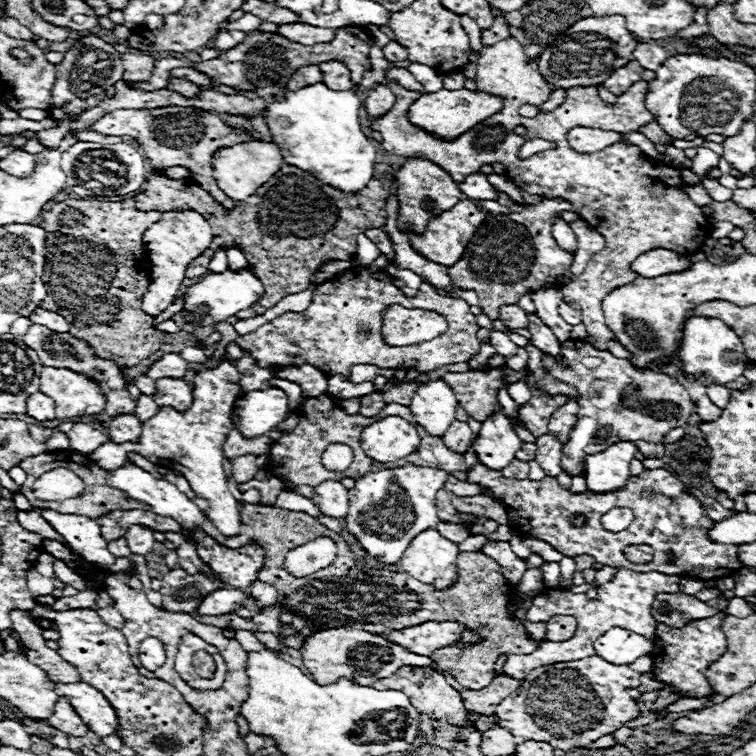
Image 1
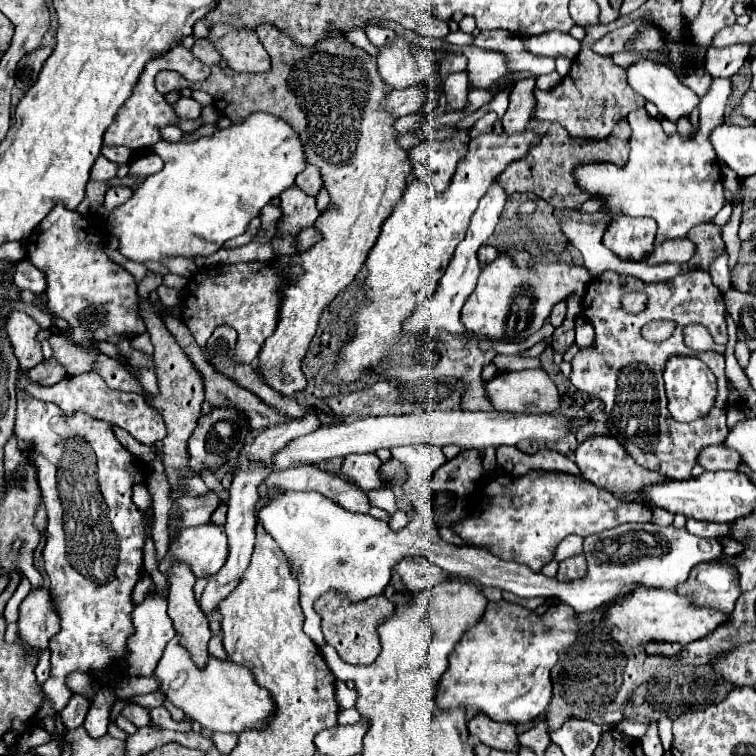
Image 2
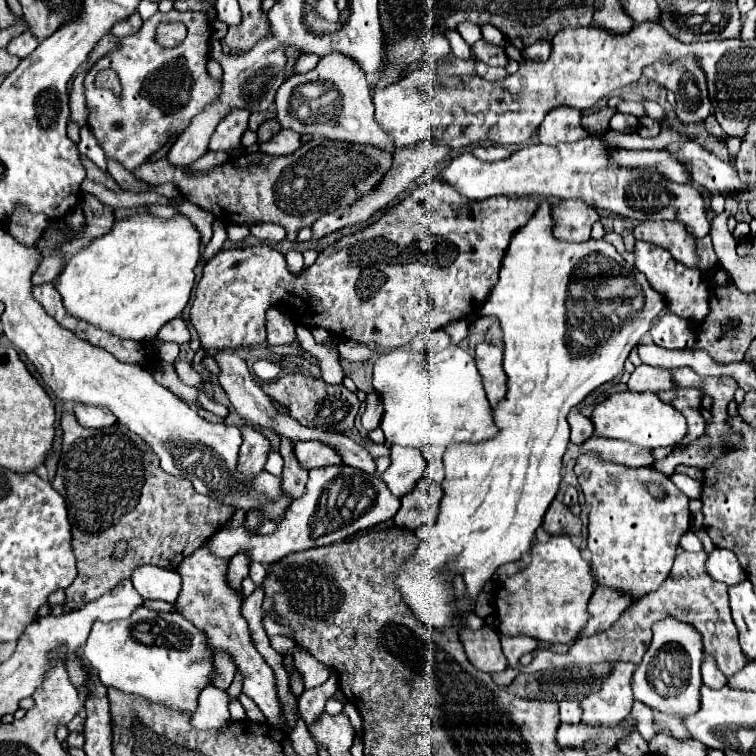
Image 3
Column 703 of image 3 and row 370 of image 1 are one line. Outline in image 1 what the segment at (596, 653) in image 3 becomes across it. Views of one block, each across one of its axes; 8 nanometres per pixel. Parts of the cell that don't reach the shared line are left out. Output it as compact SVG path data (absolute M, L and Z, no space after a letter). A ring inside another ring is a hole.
M574 342L562 344L564 360L568 360L568 364L560 366L554 362L552 366L552 376L574 386L580 394L578 424L570 432L570 440L562 450L564 472L576 476L584 470L588 454L604 452L608 446L620 440L646 440L662 444L662 438L670 430L688 424L688 418L694 412L694 402L690 400L688 390L676 380L660 372L636 370L632 368L630 360L616 358L608 350L598 350L588 342L584 342L582 348L574 348L572 344Z

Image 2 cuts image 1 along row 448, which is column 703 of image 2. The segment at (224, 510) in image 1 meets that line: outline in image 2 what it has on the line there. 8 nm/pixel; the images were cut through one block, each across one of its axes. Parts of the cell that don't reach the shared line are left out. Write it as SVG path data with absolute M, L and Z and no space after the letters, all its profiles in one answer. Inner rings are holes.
M716 78L710 90L700 99L698 132L692 140L682 140L678 134L666 136L660 122L650 118L644 108L632 112L630 160L626 166L586 164L576 168L578 186L604 200L606 212L626 216L646 216L656 220L656 244L684 238L686 232L702 222L710 222L724 206L724 186L716 152L710 144L710 132L724 124L726 102L732 94L728 78Z

